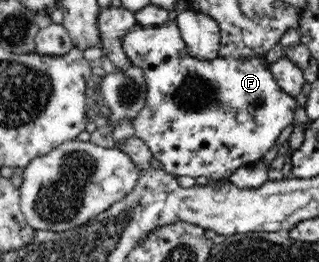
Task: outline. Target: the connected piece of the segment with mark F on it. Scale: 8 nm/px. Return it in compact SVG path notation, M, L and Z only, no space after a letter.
M170 21L162 26L155 27L143 27L140 24L134 24L134 27L130 27L122 37L120 37L120 44L122 49L131 65L134 65L137 69L142 69L144 73L144 83L146 84L146 105L141 109L140 113L132 119L132 126L135 129L134 136L141 139L152 152L152 155L162 163L162 168L166 173L180 177L180 175L188 175L188 177L204 178L207 180L219 180L229 179L229 177L242 166L248 166L254 163L258 163L264 157L264 154L272 148L282 129L286 129L287 125L290 125L294 121L294 112L297 108L296 100L294 97L286 94L285 91L280 89L280 86L276 84L276 80L269 71L269 67L265 65L265 58L252 59L247 61L235 61L230 57L218 57L214 61L199 61L193 59L188 54L188 48L186 48L186 42L180 35L180 30L175 21Z

